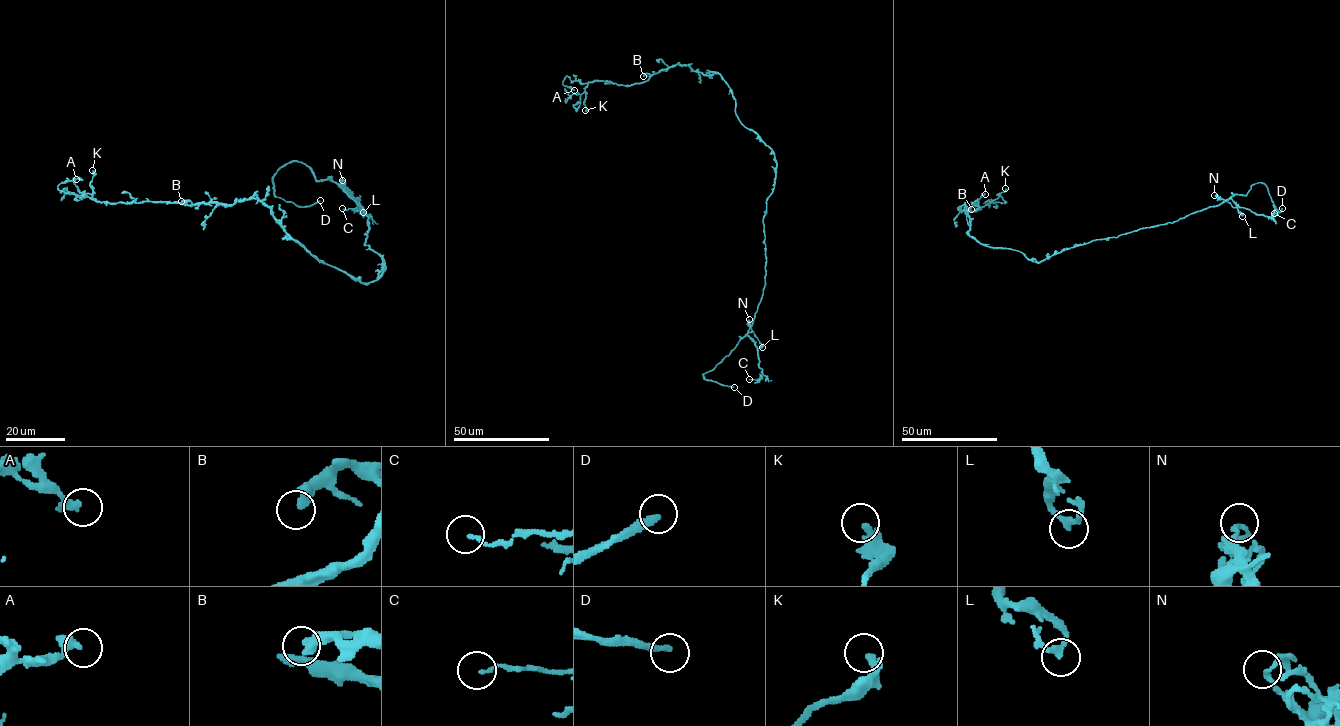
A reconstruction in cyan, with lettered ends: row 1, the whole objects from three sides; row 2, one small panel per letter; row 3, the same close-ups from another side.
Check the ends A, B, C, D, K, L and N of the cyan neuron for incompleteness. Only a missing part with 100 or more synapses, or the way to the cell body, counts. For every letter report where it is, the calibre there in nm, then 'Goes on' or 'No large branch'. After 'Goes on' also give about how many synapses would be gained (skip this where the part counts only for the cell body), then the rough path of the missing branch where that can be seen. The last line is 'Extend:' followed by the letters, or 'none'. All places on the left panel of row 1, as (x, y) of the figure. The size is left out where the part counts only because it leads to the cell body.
A: Place: (76, 179). Thickness 360 nm. No large branch
B: Place: (181, 201). Thickness 400 nm. No large branch
C: Place: (342, 208). Thickness 120 nm. No large branch
D: Place: (320, 200). Thickness 280 nm. Goes on. Course of what is missing: (320, 200), (323, 196), (311, 183), (291, 122), (260, 77), (258, 57), (252, 49), (253, 32)
K: Place: (92, 170). Thickness 320 nm. No large branch
L: Place: (363, 212). Thickness 170 nm. No large branch
N: Place: (342, 180). Thickness 150 nm. No large branch
Extend: D

